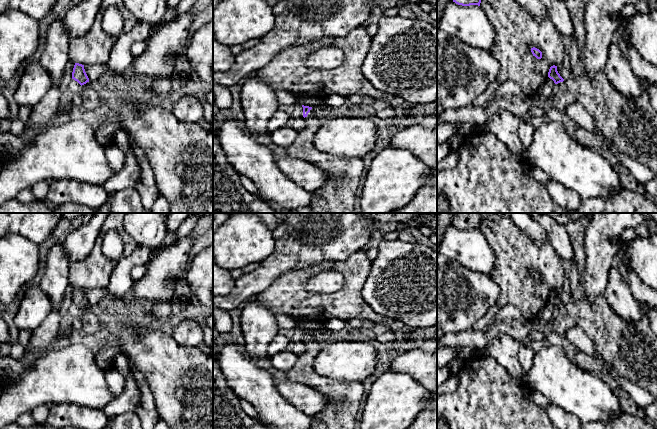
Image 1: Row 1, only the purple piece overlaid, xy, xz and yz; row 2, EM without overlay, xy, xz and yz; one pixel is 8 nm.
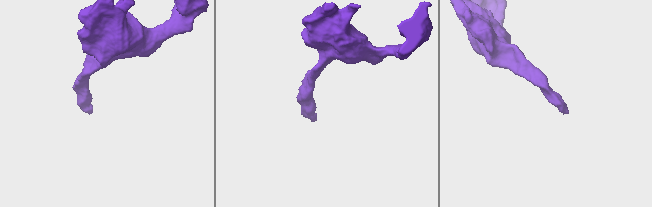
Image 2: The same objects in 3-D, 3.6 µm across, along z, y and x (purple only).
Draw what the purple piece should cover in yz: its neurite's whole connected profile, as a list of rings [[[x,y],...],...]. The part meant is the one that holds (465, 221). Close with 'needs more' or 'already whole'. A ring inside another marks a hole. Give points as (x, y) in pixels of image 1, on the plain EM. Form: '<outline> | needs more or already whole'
[[[457,213],[453,218],[453,226],[462,230],[480,230],[482,213]]] | already whole

